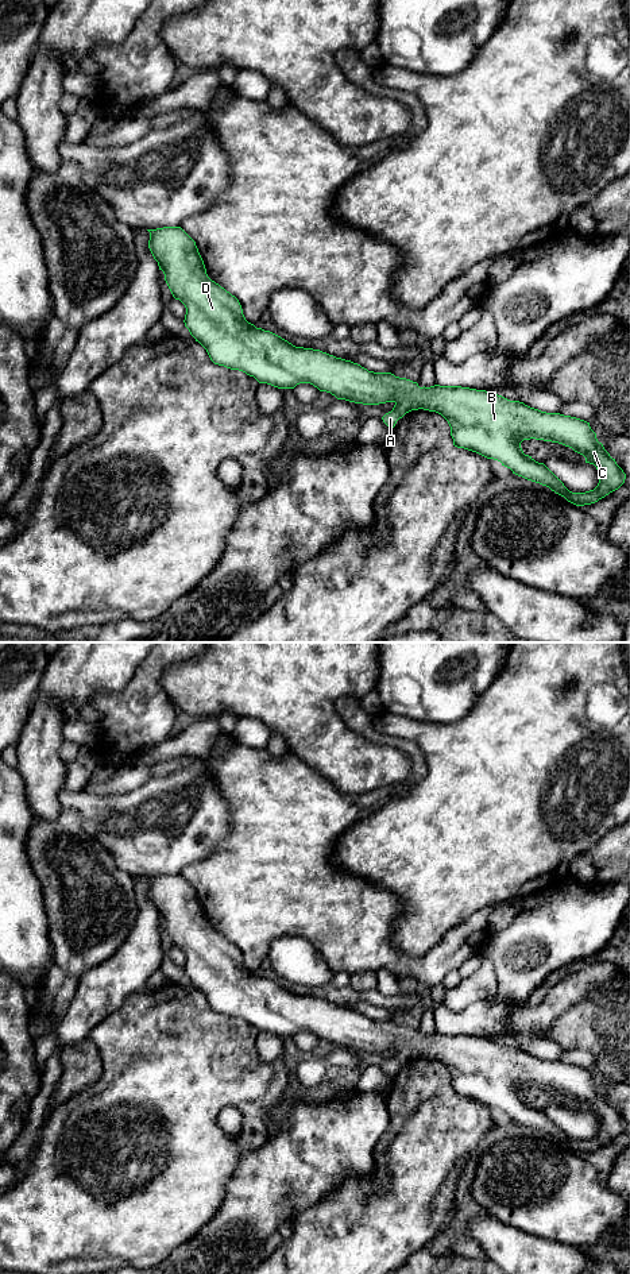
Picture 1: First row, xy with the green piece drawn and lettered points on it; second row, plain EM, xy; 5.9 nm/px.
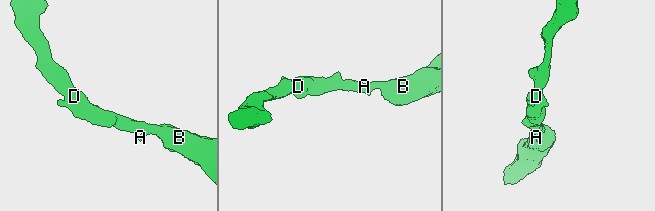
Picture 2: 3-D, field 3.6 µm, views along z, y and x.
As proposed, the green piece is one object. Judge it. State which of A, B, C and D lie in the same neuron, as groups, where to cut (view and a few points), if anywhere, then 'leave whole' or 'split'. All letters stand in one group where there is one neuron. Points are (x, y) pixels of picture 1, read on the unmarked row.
A B C D | no cut | leave whole

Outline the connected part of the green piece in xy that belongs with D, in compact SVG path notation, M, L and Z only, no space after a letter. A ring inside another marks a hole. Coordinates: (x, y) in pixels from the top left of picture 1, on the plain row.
M181 875L147 879L150 880L148 896L158 910L159 918L163 919L173 945L186 956L185 974L196 989L206 997L214 1012L243 1019L259 1031L278 1036L294 1036L299 1031L310 1031L320 1039L331 1041L337 1047L355 1051L394 1050L393 1058L382 1065L390 1077L411 1058L436 1059L448 1069L455 1095L498 1108L513 1121L549 1135L576 1154L595 1151L625 1131L626 1121L603 1092L598 1089L590 1070L560 1061L541 1059L523 1050L510 1049L486 1038L440 1032L420 1035L417 1030L395 1024L391 1020L368 1019L357 1011L320 997L295 995L281 984L256 976L246 968L239 947L208 924L196 889ZM530 1086L559 1090L583 1103L585 1111L594 1112L599 1119L598 1134L585 1140L569 1139L544 1111L538 1111L523 1101L521 1090Z

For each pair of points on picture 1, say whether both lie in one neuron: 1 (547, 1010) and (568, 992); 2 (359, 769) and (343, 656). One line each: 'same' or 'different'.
1: same
2: same

